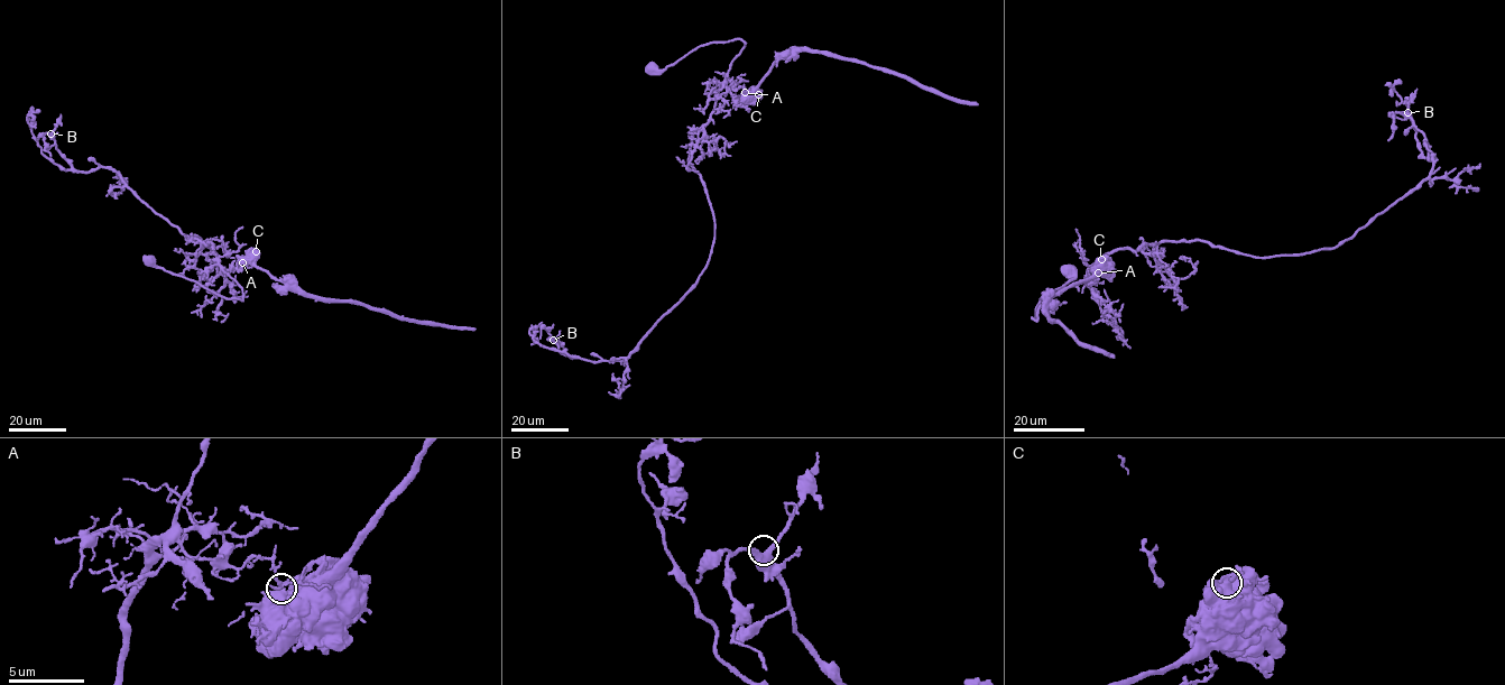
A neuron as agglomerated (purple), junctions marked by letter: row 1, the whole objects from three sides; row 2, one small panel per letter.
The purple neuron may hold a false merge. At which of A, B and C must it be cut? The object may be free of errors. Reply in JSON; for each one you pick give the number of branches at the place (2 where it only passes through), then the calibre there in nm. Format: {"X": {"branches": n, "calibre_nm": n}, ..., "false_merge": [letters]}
{"A": {"branches": 2, "calibre_nm": 600}, "false_merge": ["A"]}

